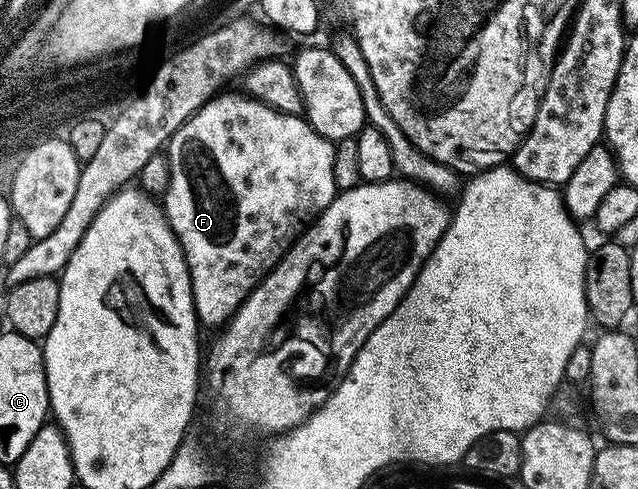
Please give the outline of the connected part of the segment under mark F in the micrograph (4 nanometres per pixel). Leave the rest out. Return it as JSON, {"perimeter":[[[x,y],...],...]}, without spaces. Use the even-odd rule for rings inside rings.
{"perimeter":[[[218,93],[207,100],[198,111],[194,112],[182,127],[176,129],[168,140],[164,155],[170,168],[170,184],[165,187],[166,203],[164,202],[164,214],[170,222],[174,236],[186,255],[186,264],[190,270],[190,284],[194,294],[194,308],[198,314],[198,322],[204,328],[221,328],[234,318],[236,312],[242,307],[242,303],[249,297],[251,291],[262,281],[262,276],[270,268],[277,265],[279,259],[286,254],[291,243],[298,238],[300,232],[307,225],[314,222],[324,209],[333,201],[336,194],[334,185],[334,148],[331,140],[325,139],[311,123],[306,122],[302,115],[286,115],[283,111],[276,110],[258,99],[251,99],[245,94],[224,95]]]}

